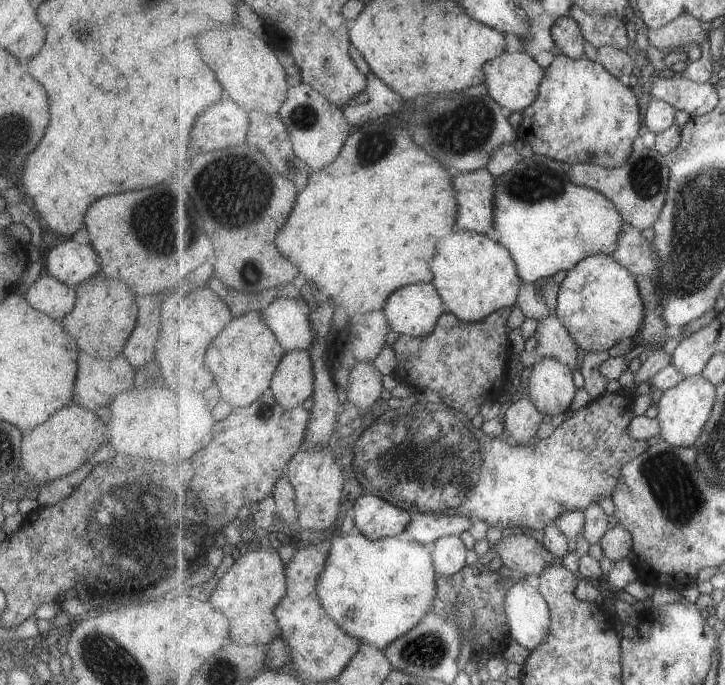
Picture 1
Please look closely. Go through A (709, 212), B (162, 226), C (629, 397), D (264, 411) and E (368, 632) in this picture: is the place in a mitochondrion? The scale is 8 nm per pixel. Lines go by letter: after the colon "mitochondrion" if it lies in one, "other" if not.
A: mitochondrion
B: mitochondrion
C: other
D: other
E: other

